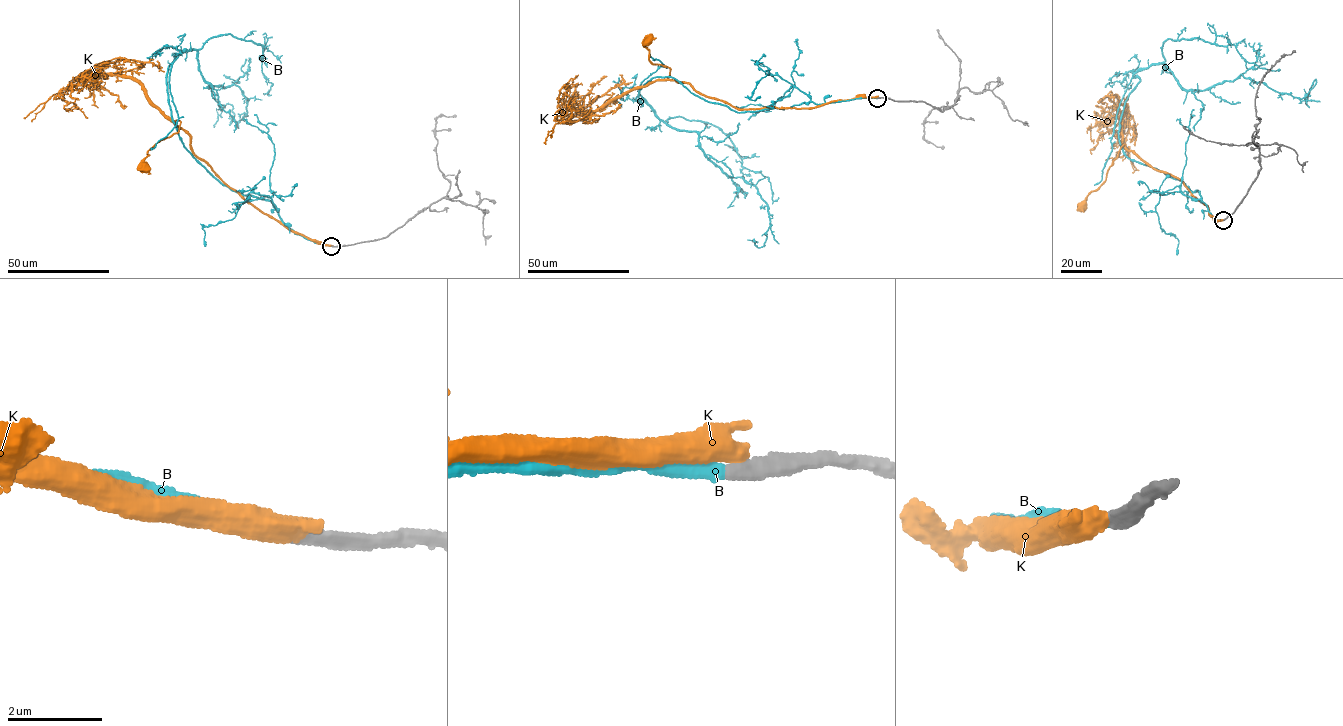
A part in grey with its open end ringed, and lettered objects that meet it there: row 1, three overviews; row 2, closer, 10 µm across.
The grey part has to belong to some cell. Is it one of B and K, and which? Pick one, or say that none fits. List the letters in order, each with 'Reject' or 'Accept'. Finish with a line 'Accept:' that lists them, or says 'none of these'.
B: Accept
K: Reject
Accept: B

